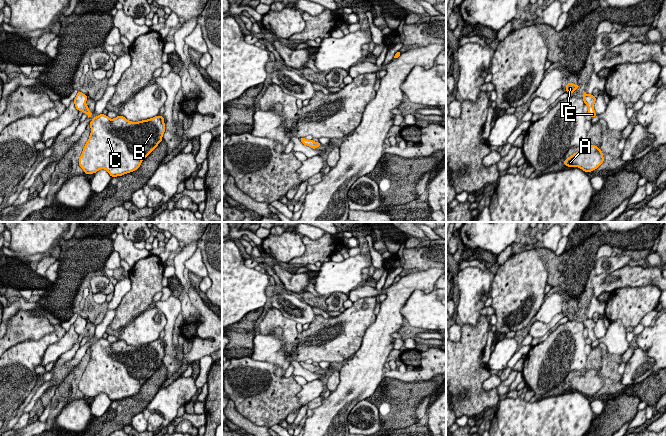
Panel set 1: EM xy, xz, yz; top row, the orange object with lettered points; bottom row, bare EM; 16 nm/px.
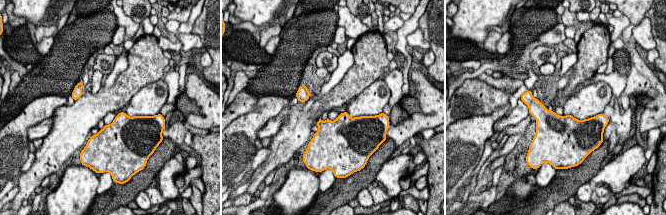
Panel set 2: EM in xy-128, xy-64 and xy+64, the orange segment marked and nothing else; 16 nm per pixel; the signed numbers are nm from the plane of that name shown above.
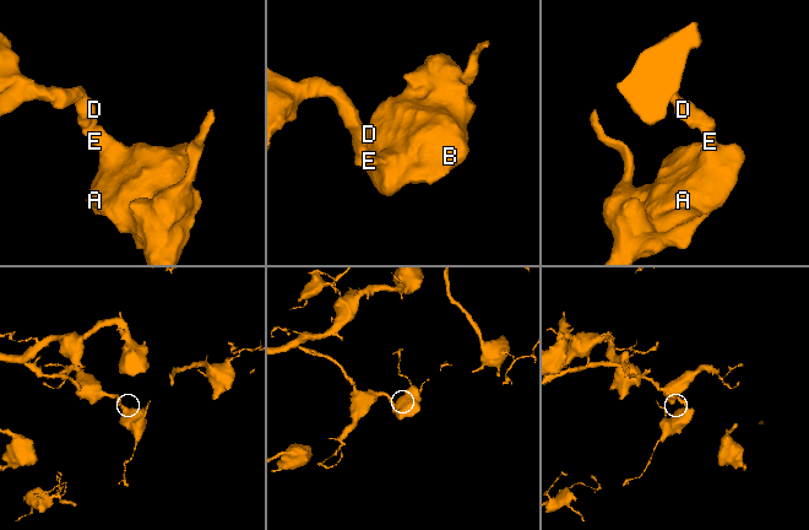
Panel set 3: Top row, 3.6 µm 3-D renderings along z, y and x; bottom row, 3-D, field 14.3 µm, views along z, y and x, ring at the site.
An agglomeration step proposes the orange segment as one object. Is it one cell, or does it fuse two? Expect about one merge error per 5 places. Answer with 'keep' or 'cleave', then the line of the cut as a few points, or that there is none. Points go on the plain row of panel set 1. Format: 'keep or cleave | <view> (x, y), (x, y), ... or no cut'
keep | no cut

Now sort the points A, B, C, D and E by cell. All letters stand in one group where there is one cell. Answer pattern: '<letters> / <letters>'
A B C D E

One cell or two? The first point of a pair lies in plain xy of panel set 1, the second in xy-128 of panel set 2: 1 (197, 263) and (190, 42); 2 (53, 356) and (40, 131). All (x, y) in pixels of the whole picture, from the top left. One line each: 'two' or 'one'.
1: one
2: one

